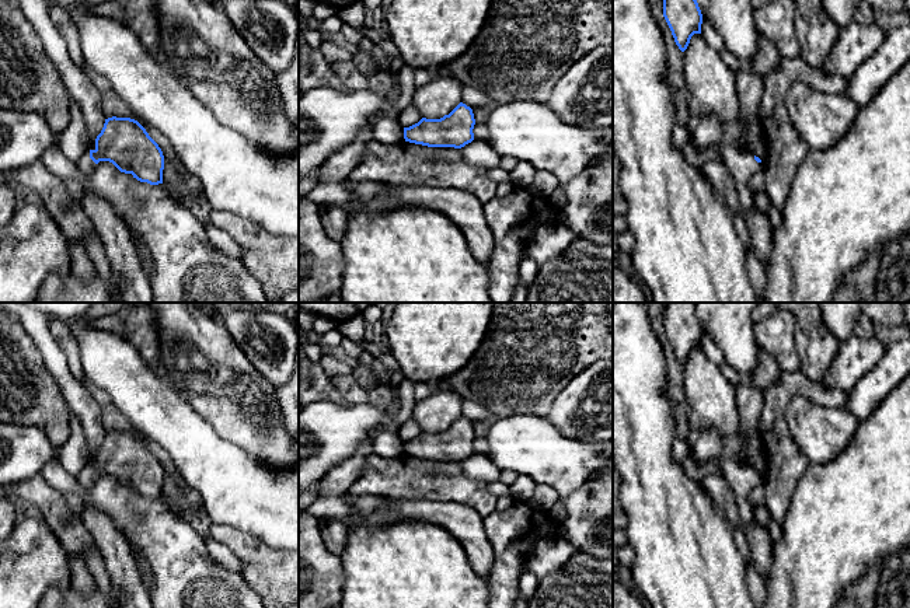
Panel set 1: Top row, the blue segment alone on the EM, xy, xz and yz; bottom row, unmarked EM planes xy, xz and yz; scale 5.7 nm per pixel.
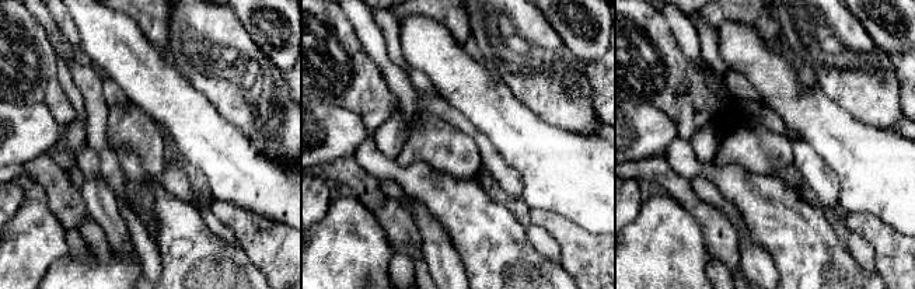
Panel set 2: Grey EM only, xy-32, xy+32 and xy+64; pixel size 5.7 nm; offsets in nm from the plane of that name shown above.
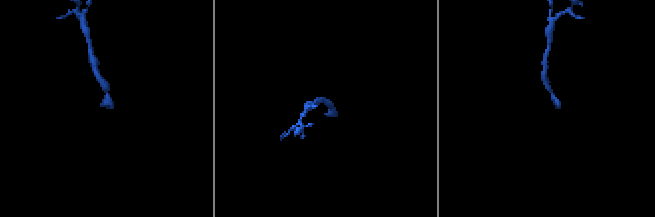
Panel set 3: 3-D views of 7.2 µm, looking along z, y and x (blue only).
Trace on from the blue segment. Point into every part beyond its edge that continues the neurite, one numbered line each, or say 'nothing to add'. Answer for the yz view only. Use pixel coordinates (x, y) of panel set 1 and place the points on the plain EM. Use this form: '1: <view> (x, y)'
1: yz (741, 478)

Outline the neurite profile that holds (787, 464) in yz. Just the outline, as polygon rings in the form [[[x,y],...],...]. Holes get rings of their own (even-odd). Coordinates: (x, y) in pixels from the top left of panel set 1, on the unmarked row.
[[[801,371],[785,373],[764,392],[759,436],[768,460],[768,475],[764,481],[766,506],[771,520],[780,525],[809,465],[785,420],[788,403],[795,396],[810,399],[823,408],[844,408],[847,403],[844,391],[812,381]]]

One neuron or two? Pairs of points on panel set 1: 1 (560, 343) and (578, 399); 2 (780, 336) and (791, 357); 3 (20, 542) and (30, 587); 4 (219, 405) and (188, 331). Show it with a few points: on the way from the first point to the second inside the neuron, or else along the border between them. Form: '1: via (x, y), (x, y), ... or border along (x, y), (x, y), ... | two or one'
1: border along (598, 360), (583, 369), (555, 397), (551, 405) | two
2: via (780, 342), (785, 352) | one
3: via (31, 552), (30, 576) | one
4: via (219, 387), (218, 380), (195, 349) | one

